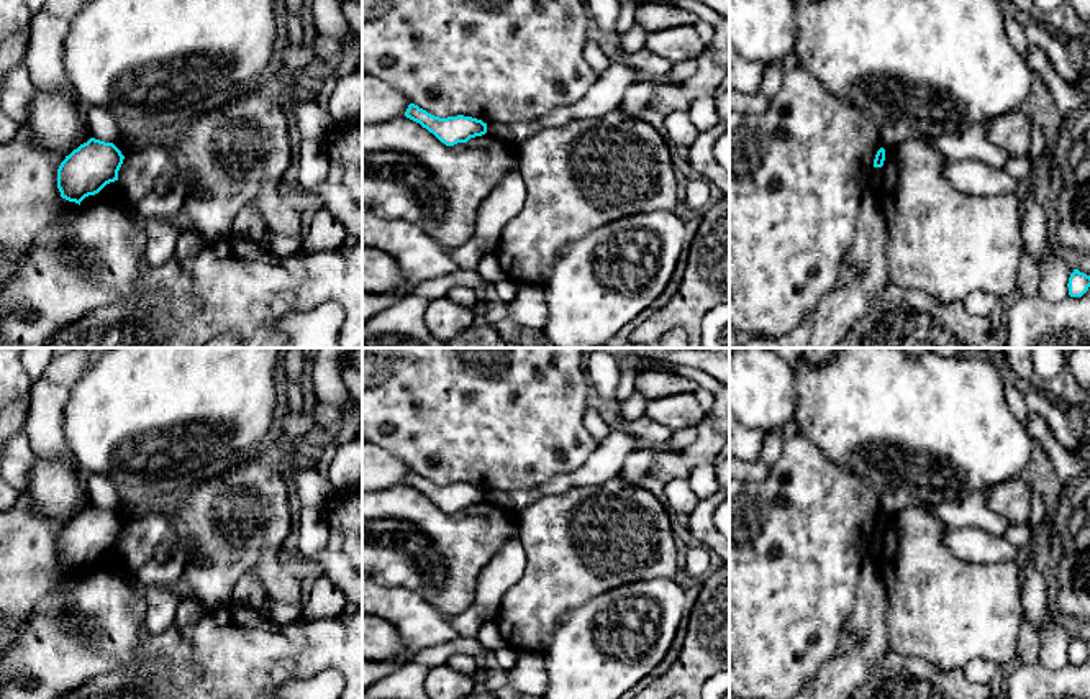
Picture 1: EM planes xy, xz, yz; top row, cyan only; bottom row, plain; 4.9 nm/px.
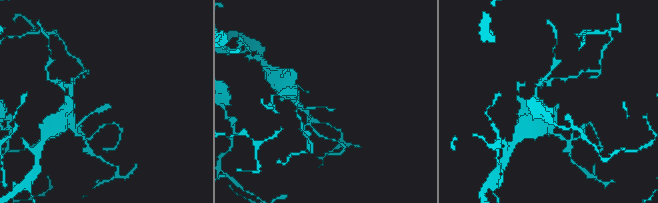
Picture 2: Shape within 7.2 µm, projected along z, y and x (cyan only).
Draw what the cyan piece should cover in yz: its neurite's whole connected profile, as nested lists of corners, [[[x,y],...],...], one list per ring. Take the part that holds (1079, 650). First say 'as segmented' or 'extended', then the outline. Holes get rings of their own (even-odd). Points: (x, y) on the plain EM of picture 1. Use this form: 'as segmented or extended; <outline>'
as segmented; [[[1074,637],[1067,655],[1070,665],[1082,665],[1090,655],[1090,643],[1080,640],[1079,637]]]

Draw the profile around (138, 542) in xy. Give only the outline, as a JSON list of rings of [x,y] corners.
[[[164,507],[149,512],[136,522],[128,522],[118,538],[118,550],[126,571],[146,587],[167,586],[177,579],[182,579],[185,578],[188,566],[202,560],[202,555],[195,550],[195,545],[175,532],[172,515]],[[159,545],[169,545],[174,548],[172,555],[164,561],[156,558],[156,548]]]

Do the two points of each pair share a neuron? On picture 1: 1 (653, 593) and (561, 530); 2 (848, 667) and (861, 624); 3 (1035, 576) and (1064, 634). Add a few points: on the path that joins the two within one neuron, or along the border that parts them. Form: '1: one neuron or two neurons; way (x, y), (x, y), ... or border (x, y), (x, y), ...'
1: two neurons; border (672, 578), (636, 580), (599, 594)
2: one neuron; way (858, 657), (867, 640), (866, 634)
3: one neuron; way (1035, 591), (1036, 609), (1049, 624)

